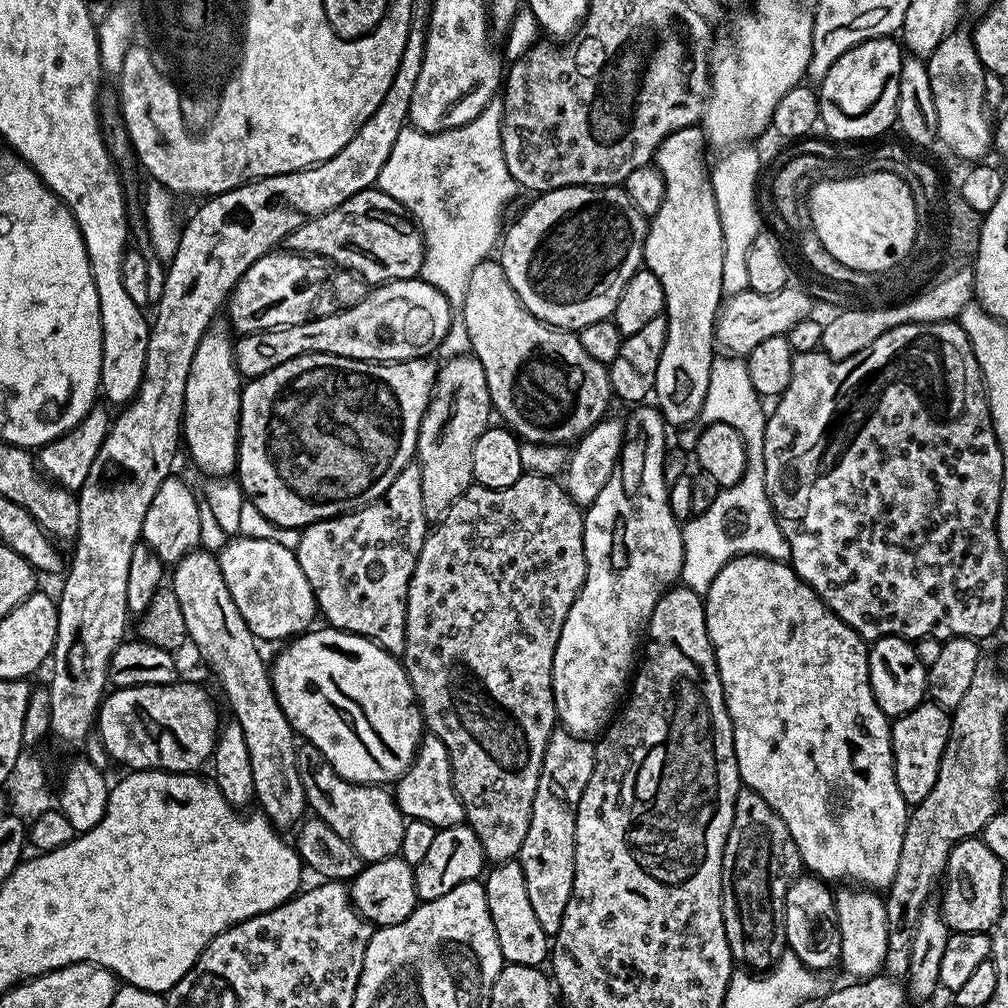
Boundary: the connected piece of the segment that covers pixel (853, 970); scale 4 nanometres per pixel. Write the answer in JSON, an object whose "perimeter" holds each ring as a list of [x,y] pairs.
{"perimeter":[[[840,886],[834,892],[836,898],[836,925],[840,931],[839,967],[845,968],[852,978],[867,978],[877,975],[884,967],[886,958],[886,906],[884,896],[860,886]]]}

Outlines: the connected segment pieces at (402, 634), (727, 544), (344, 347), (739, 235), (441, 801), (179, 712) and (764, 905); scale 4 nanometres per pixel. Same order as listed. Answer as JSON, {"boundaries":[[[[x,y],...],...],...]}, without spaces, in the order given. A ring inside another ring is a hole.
{"boundaries":[[[[416,462],[407,464],[402,474],[394,478],[390,490],[386,490],[386,494],[379,496],[374,503],[346,512],[343,516],[309,524],[299,533],[300,541],[294,544],[294,551],[298,566],[302,566],[302,574],[306,574],[306,582],[310,582],[312,592],[316,595],[319,615],[325,616],[328,619],[325,621],[331,627],[364,636],[393,656],[403,657],[406,646],[408,583],[414,574],[422,542],[429,531],[430,521],[424,517],[422,510],[422,474]]],[[[740,358],[713,359],[710,370],[710,386],[706,390],[706,402],[702,402],[699,419],[704,424],[729,424],[738,430],[742,442],[746,446],[748,465],[740,481],[734,486],[723,489],[718,498],[714,498],[714,506],[710,510],[693,515],[683,525],[684,534],[684,565],[680,571],[683,587],[695,592],[707,593],[710,582],[718,578],[718,570],[726,566],[735,556],[768,556],[772,560],[787,561],[790,557],[790,542],[782,534],[776,521],[776,514],[772,511],[772,503],[766,494],[764,481],[764,431],[766,430],[766,408],[763,408],[762,398],[754,390],[754,382],[750,382],[747,363]]],[[[421,279],[388,280],[377,284],[358,302],[358,306],[350,306],[350,310],[342,310],[338,314],[309,318],[298,326],[271,328],[261,332],[249,332],[241,335],[234,344],[236,371],[241,377],[253,380],[262,374],[270,374],[274,366],[282,366],[282,362],[290,362],[290,358],[305,356],[311,352],[318,354],[334,354],[351,360],[371,360],[373,362],[395,362],[398,360],[419,360],[427,357],[428,352],[443,345],[446,334],[452,325],[454,305],[446,302],[446,298],[434,286]]],[[[736,146],[725,151],[720,161],[711,169],[712,189],[718,206],[718,218],[722,222],[724,253],[722,254],[722,286],[725,293],[735,294],[748,288],[746,278],[746,254],[754,238],[762,230],[760,212],[756,209],[756,179],[760,176],[760,156],[748,146]]],[[[431,734],[421,739],[420,748],[416,751],[411,766],[395,781],[394,795],[396,804],[408,820],[430,822],[437,830],[464,820],[464,807],[452,785],[448,751],[439,738]]],[[[159,684],[158,686],[134,686],[109,691],[100,701],[100,710],[94,725],[102,746],[113,761],[125,764],[128,770],[159,770],[161,772],[186,772],[200,770],[212,759],[216,737],[222,727],[222,719],[216,713],[216,704],[200,684]]],[[[741,787],[734,802],[734,822],[730,826],[730,834],[724,847],[720,891],[726,938],[732,951],[732,959],[737,965],[748,970],[771,970],[775,968],[780,957],[785,955],[784,899],[786,890],[796,879],[801,868],[798,846],[794,846],[794,838],[790,838],[786,822],[782,822],[780,815],[772,809],[770,802],[766,802],[766,798],[762,798],[762,794],[758,794],[752,788]]]]}

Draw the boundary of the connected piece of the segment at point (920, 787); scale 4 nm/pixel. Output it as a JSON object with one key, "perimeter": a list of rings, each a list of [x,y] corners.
{"perimeter":[[[925,702],[914,710],[895,717],[890,724],[892,730],[892,761],[896,767],[898,790],[902,790],[902,798],[910,806],[915,806],[934,790],[934,782],[938,782],[940,759],[944,756],[948,735],[952,729],[950,712],[937,704]]]}

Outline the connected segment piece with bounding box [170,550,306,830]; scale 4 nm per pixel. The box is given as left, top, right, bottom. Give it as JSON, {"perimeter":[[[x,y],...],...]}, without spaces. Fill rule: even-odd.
{"perimeter":[[[207,550],[186,553],[171,569],[170,587],[182,606],[191,647],[196,647],[201,658],[212,667],[236,715],[234,723],[242,726],[246,750],[250,750],[254,800],[259,811],[268,817],[273,828],[295,829],[306,816],[304,787],[296,761],[298,736],[274,694],[269,665],[266,660],[264,664],[264,656],[260,653],[261,645],[250,626],[246,626],[242,614],[238,614],[230,590],[226,590],[219,559]]]}

